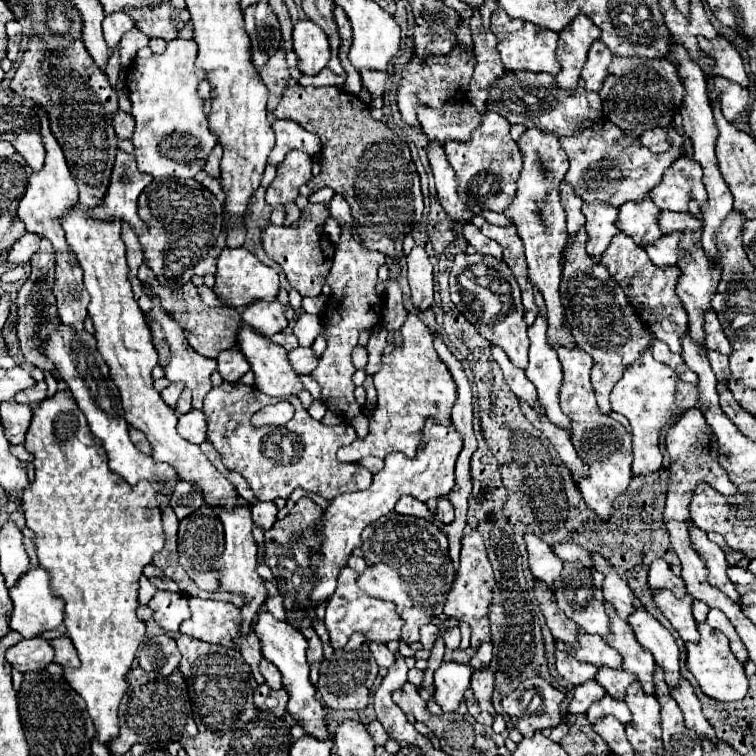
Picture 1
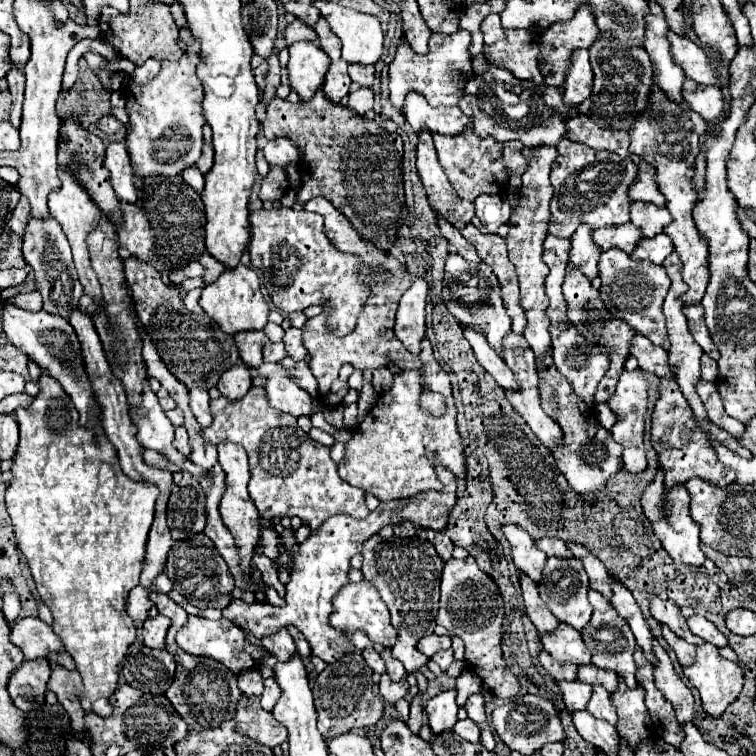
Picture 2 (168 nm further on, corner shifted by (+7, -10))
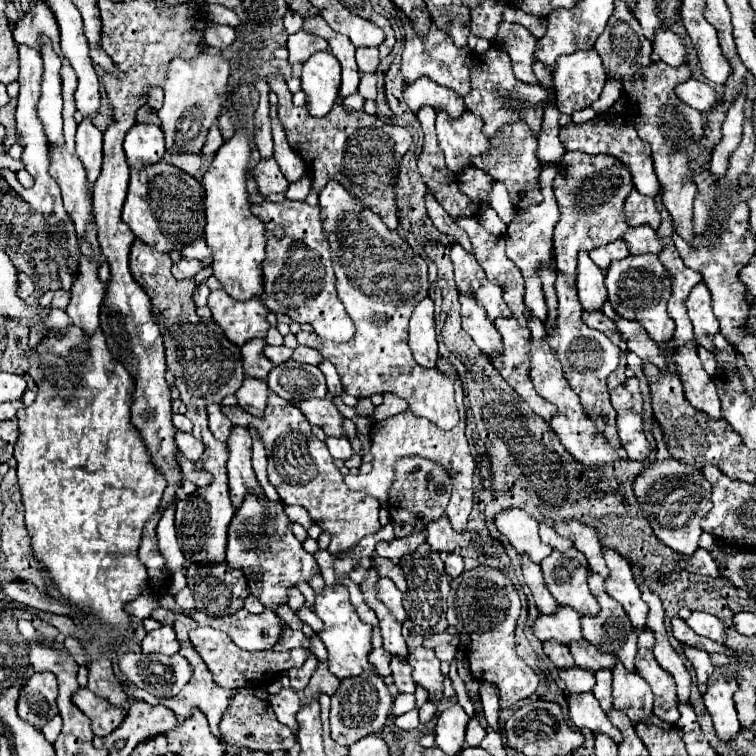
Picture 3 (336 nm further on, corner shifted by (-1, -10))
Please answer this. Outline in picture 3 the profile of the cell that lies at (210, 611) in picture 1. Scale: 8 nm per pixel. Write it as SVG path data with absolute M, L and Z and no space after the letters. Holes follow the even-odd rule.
M198 626L198 628L190 630L190 642L196 648L196 652L202 656L202 660L206 662L210 672L214 674L216 684L228 689L260 687L262 680L266 686L269 678L274 678L276 674L280 674L284 670L290 670L292 666L302 666L308 656L304 648L296 648L296 650L288 650L288 652L274 652L274 650L246 652L246 650L240 650L230 640L230 636L226 636L226 632L210 628L210 626L204 626L204 628Z

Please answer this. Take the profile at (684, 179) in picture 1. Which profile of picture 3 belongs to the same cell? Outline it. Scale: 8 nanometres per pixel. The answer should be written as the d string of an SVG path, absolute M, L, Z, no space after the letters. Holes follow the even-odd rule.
M600 114L584 124L570 122L568 126L560 128L560 140L562 140L566 150L582 150L586 154L608 154L608 156L622 160L624 164L628 164L628 168L632 172L634 188L644 196L650 196L650 198L658 196L660 184L658 184L658 178L654 174L654 166L652 166L650 144L644 144L644 140L638 138L636 128L630 124L630 120L626 120L622 116Z

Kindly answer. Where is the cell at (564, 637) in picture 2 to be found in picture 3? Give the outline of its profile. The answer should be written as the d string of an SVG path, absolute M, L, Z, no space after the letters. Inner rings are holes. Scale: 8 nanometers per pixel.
M558 606L558 612L554 616L538 616L534 634L542 642L556 640L564 646L570 646L574 640L584 640L580 630L580 616L574 612L574 608L568 606Z

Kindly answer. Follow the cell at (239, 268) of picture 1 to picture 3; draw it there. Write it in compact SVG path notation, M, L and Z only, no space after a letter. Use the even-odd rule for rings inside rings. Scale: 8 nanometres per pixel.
M220 288L210 292L208 306L212 310L212 318L220 324L226 338L236 346L242 346L252 338L266 338L266 332L270 328L266 320L268 308L260 298L254 296L240 302Z

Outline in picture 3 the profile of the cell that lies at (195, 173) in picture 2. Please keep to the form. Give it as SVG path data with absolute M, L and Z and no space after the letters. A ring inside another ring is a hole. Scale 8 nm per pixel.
M180 154L180 156L170 158L170 162L174 166L178 166L178 168L182 168L190 176L196 176L198 172L202 172L202 166L204 166L202 156L198 156L198 154L196 156L192 156L192 154Z

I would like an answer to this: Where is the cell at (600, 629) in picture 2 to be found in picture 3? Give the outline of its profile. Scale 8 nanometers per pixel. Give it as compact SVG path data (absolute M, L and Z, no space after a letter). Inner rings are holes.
M592 574L588 576L588 586L592 590L592 594L596 596L598 604L600 604L600 614L590 618L590 616L584 616L580 622L582 622L582 634L584 634L584 640L588 640L590 644L594 644L596 648L600 648L600 652L610 652L614 654L630 672L636 672L634 668L634 656L636 656L636 630L630 622L630 618L626 616L624 608L606 594L604 590L604 580L598 576L598 574Z

